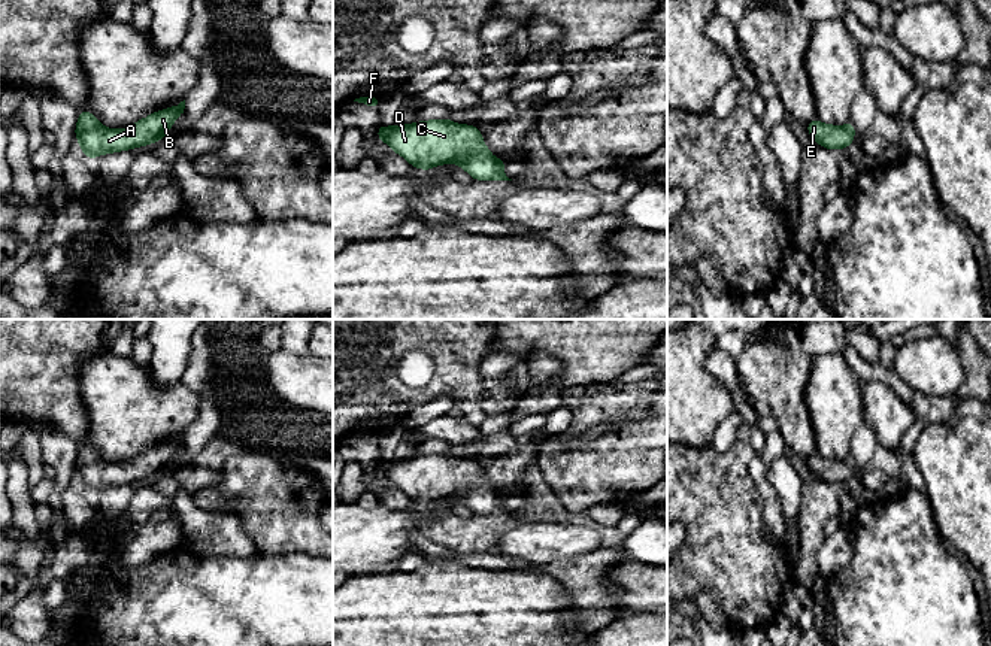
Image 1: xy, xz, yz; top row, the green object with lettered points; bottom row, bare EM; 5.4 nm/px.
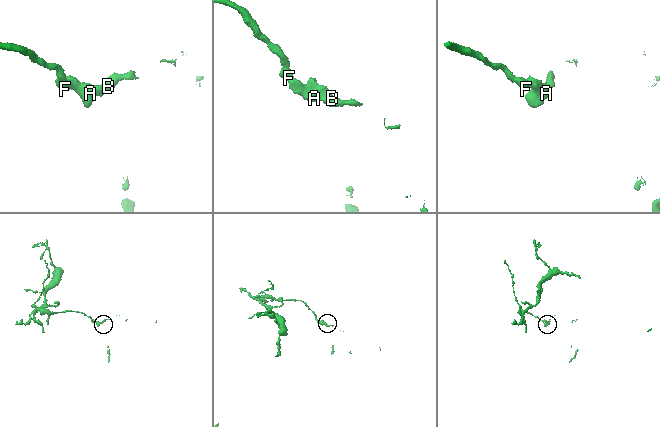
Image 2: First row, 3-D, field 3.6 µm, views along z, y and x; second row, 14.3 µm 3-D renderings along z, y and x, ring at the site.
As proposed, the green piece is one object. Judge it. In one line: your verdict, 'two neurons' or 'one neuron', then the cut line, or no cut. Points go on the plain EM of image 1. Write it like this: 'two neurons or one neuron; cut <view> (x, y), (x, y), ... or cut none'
one neuron; cut none

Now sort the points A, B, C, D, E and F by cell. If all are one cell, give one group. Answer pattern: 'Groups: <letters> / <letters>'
Groups: A B C D E F

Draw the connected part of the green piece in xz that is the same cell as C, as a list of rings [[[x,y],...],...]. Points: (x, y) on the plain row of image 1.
[[[449,452],[419,455],[406,460],[378,460],[378,473],[415,503],[430,504],[455,497],[473,515],[512,515],[504,509],[504,494],[491,489],[482,465]]]

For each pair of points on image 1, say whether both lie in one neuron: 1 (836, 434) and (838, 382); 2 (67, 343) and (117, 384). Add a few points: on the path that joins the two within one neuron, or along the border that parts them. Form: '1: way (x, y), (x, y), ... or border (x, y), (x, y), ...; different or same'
1: way (836, 421), (836, 396); same
2: border (100, 354), (84, 364), (79, 373), (79, 396); different

